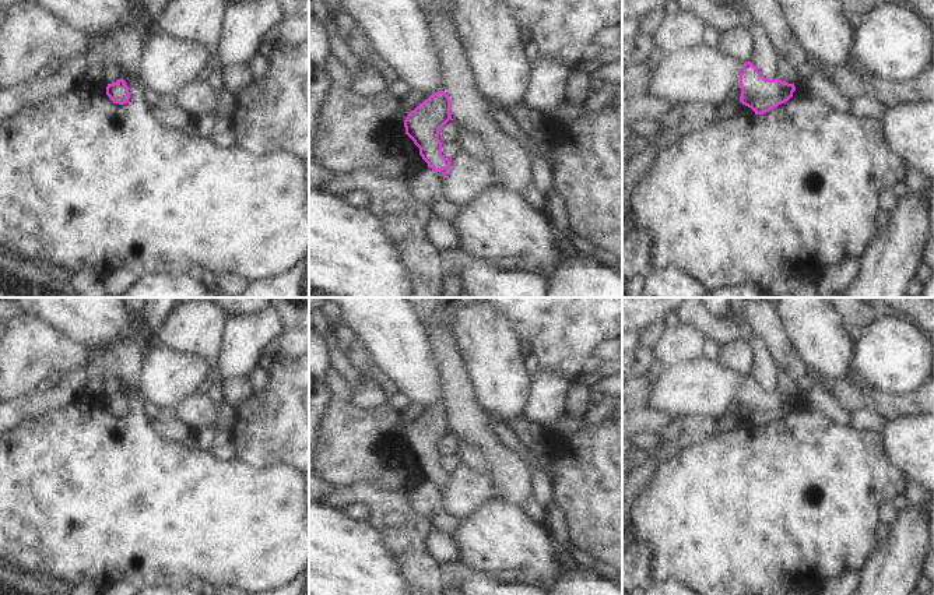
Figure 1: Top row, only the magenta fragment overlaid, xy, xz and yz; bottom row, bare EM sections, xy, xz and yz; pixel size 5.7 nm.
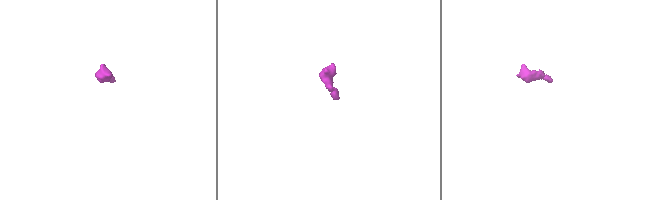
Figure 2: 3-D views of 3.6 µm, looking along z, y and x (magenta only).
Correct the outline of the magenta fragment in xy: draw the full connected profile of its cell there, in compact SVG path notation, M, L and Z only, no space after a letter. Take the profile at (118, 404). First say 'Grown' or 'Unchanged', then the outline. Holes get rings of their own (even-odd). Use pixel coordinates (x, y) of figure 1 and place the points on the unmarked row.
Unchanged. M123 391L117 392L113 397L108 397L106 408L110 411L113 416L124 418L130 412L129 399Z

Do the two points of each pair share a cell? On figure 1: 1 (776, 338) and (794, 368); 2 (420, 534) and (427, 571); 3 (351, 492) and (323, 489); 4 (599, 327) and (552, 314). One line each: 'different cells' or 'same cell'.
1: same cell
2: same cell
3: different cells
4: same cell

